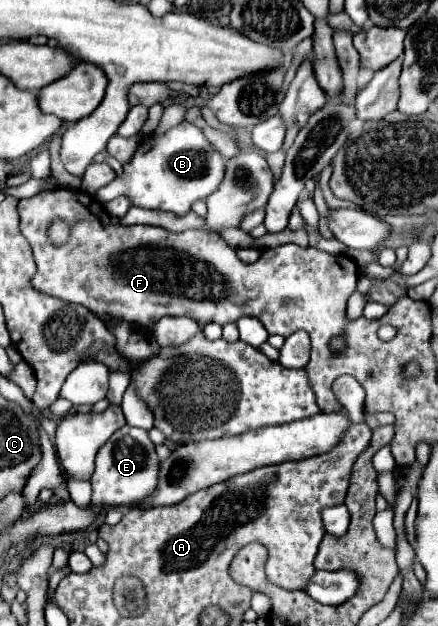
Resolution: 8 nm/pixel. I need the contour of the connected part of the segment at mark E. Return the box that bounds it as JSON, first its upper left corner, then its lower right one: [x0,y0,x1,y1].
[91,426,159,506]

